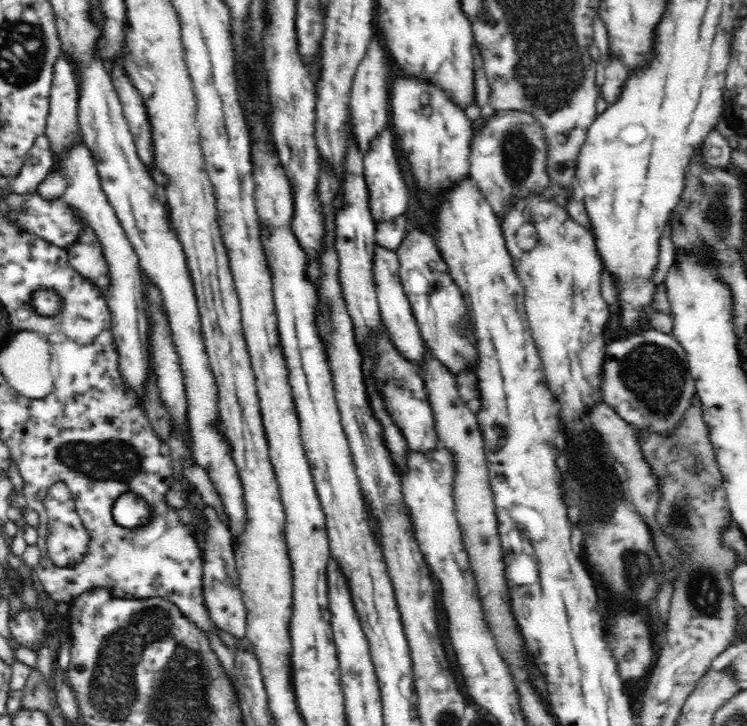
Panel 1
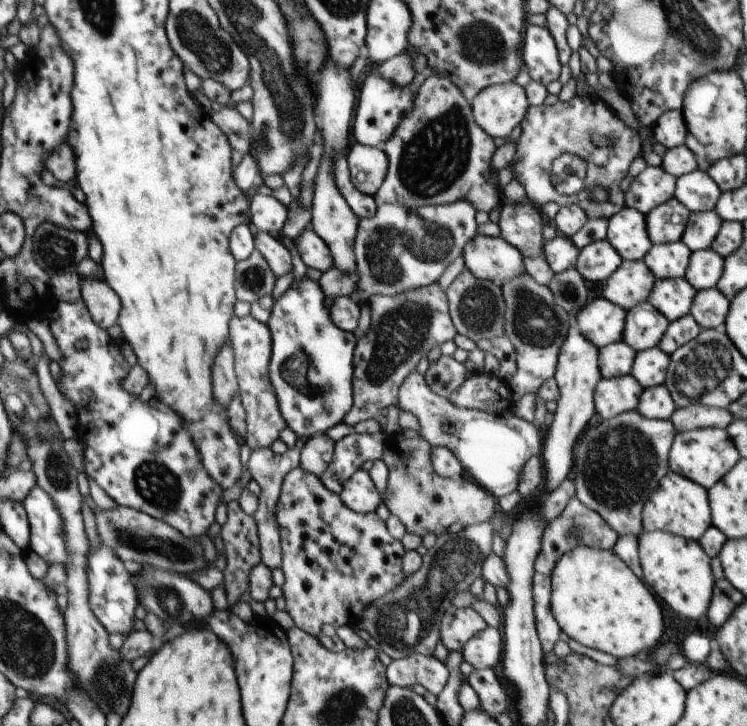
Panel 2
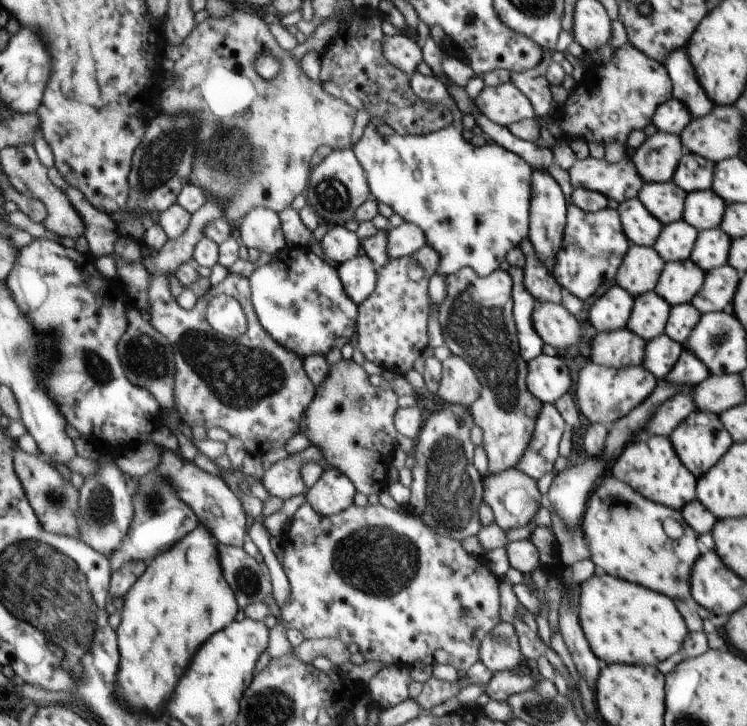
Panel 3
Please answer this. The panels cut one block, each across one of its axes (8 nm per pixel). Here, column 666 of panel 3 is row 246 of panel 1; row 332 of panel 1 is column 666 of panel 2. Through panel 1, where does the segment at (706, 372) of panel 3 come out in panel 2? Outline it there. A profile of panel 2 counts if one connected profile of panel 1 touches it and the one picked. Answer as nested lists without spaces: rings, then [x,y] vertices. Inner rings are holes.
[[[657,385],[642,389],[638,406],[634,410],[647,419],[666,421],[677,410],[677,406],[666,386]]]

